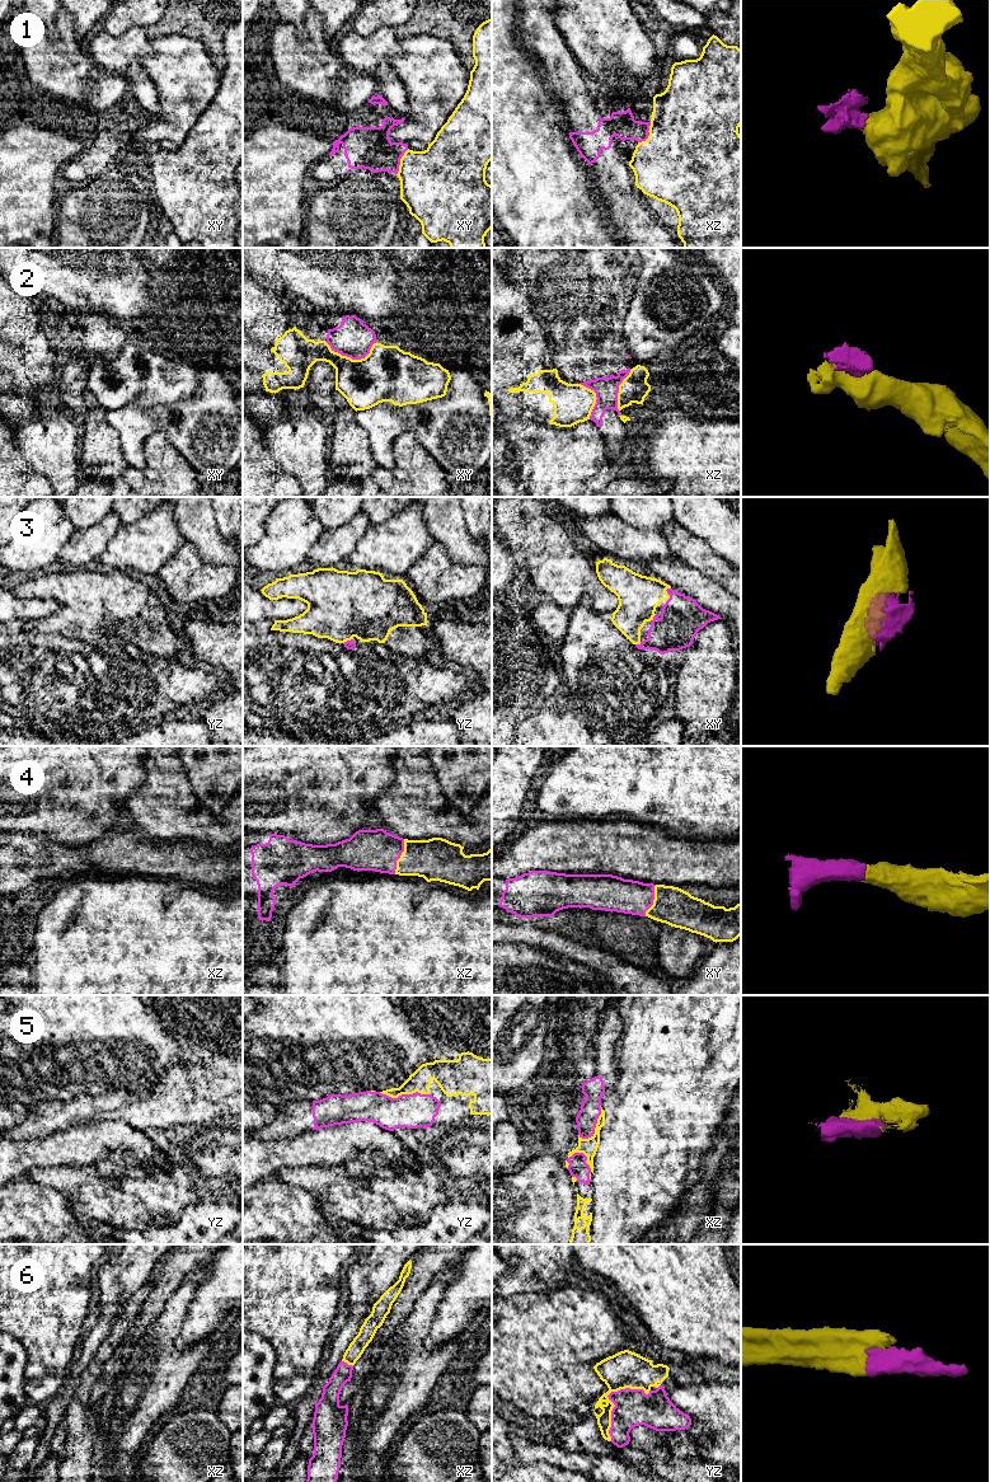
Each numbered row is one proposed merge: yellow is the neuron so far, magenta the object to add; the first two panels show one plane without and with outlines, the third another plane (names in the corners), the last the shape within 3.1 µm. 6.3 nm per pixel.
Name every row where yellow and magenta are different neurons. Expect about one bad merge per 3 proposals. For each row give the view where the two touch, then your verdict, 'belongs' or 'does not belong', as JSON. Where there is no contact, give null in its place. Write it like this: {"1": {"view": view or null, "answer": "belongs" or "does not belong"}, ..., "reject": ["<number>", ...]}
{"1": {"view": "xz", "answer": "does not belong"}, "2": {"view": "xy", "answer": "does not belong"}, "3": {"view": "xy", "answer": "belongs"}, "4": {"view": "xz", "answer": "belongs"}, "5": {"view": "yz", "answer": "belongs"}, "6": {"view": "yz", "answer": "belongs"}, "reject": ["1", "2"]}

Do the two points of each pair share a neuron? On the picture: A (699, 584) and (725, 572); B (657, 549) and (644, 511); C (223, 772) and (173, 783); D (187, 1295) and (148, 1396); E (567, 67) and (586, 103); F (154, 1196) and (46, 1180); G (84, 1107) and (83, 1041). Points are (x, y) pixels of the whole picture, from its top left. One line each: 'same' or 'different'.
A: different
B: different
C: different
D: same
E: same
F: same
G: different

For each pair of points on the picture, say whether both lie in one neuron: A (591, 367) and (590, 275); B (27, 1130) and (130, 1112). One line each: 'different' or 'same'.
A: same
B: same

